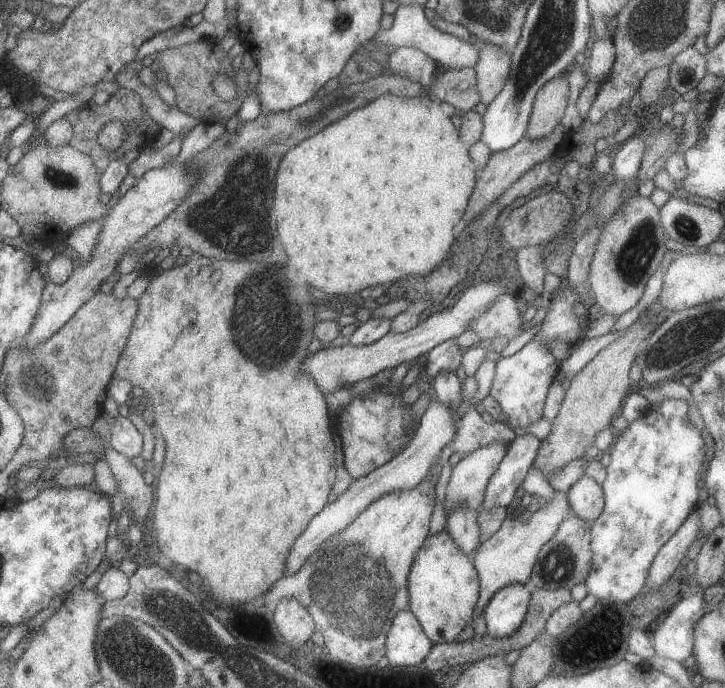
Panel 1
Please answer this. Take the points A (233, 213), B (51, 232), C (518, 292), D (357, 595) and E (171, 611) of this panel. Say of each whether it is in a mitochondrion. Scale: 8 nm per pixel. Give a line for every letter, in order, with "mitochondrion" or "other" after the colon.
A: mitochondrion
B: other
C: other
D: mitochondrion
E: mitochondrion

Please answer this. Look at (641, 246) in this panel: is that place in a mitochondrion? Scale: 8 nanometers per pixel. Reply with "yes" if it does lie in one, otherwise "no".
yes

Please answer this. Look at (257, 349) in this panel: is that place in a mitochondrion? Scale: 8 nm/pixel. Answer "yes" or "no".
yes

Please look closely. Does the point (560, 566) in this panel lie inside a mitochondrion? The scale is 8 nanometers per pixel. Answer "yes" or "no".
yes

